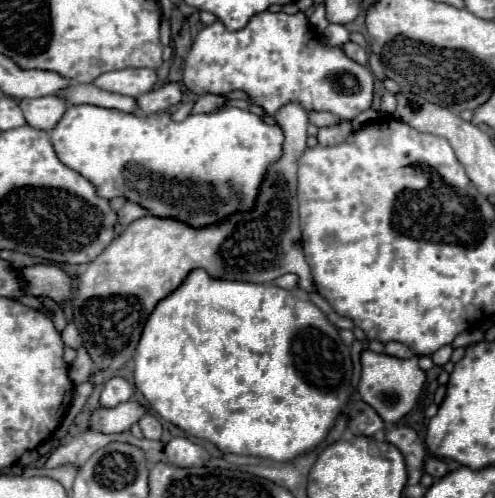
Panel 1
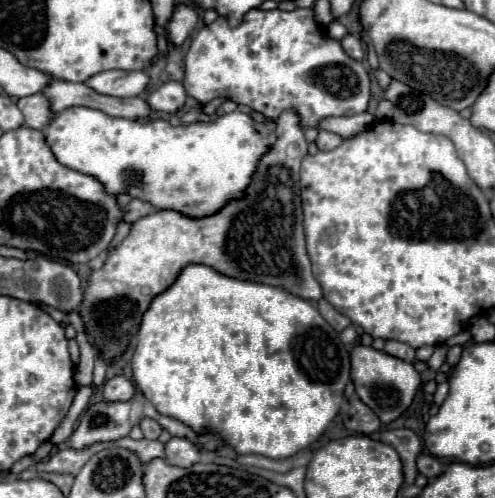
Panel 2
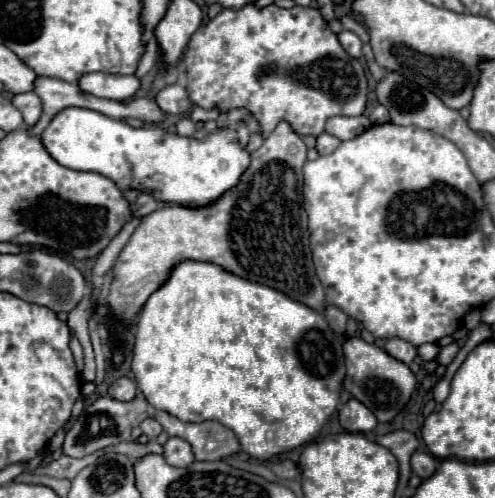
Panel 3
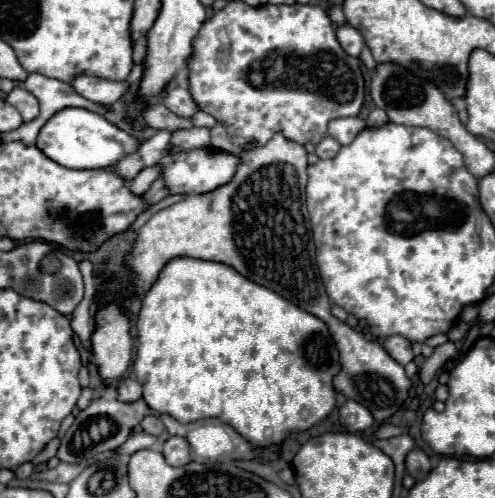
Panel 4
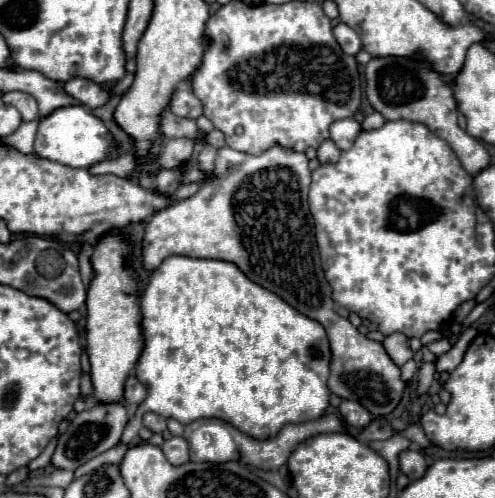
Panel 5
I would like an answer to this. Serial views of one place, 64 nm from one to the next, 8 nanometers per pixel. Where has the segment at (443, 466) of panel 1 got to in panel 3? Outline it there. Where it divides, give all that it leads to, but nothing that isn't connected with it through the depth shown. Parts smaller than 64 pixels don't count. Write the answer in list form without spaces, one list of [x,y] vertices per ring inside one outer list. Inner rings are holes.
[[[416,452],[412,456],[412,472],[418,474],[422,480],[430,478],[434,472],[436,472],[436,458],[426,454],[426,452]]]

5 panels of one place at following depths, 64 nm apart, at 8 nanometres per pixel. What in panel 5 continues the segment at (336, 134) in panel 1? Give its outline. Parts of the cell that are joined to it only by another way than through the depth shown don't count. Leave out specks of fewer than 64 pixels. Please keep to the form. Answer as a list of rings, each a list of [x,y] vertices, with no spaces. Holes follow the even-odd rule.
[[[324,140],[318,146],[318,160],[324,162],[336,162],[340,158],[340,150],[336,148],[336,144],[332,144],[332,140]]]

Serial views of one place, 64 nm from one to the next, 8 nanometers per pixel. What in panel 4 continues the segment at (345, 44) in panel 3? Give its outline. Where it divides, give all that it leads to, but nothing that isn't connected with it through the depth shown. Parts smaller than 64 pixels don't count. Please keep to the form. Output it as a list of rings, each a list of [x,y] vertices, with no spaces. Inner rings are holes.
[[[340,26],[336,30],[336,36],[338,36],[338,42],[340,46],[350,54],[350,56],[360,56],[360,50],[364,46],[364,38],[360,36],[358,30],[354,30],[352,26]]]

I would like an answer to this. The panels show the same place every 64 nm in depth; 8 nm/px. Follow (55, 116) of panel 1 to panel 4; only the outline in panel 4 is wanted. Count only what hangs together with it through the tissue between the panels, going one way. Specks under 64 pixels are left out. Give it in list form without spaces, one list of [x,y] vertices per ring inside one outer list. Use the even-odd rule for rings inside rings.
[[[14,88],[10,94],[8,94],[8,104],[12,104],[14,108],[18,108],[18,112],[22,114],[22,118],[24,118],[24,122],[32,122],[36,116],[38,116],[38,112],[40,112],[40,108],[38,108],[38,100],[28,92],[28,90],[24,90],[24,88]]]

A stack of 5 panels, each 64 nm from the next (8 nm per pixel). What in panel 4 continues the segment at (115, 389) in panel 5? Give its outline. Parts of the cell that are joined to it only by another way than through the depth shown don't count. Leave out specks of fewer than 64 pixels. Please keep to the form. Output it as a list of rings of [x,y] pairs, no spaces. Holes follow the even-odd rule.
[[[106,304],[96,314],[96,332],[92,334],[92,360],[98,366],[100,378],[108,386],[116,386],[120,376],[132,364],[132,348],[134,348],[134,338],[130,334],[130,324],[128,324],[126,314],[122,312],[118,304]]]

